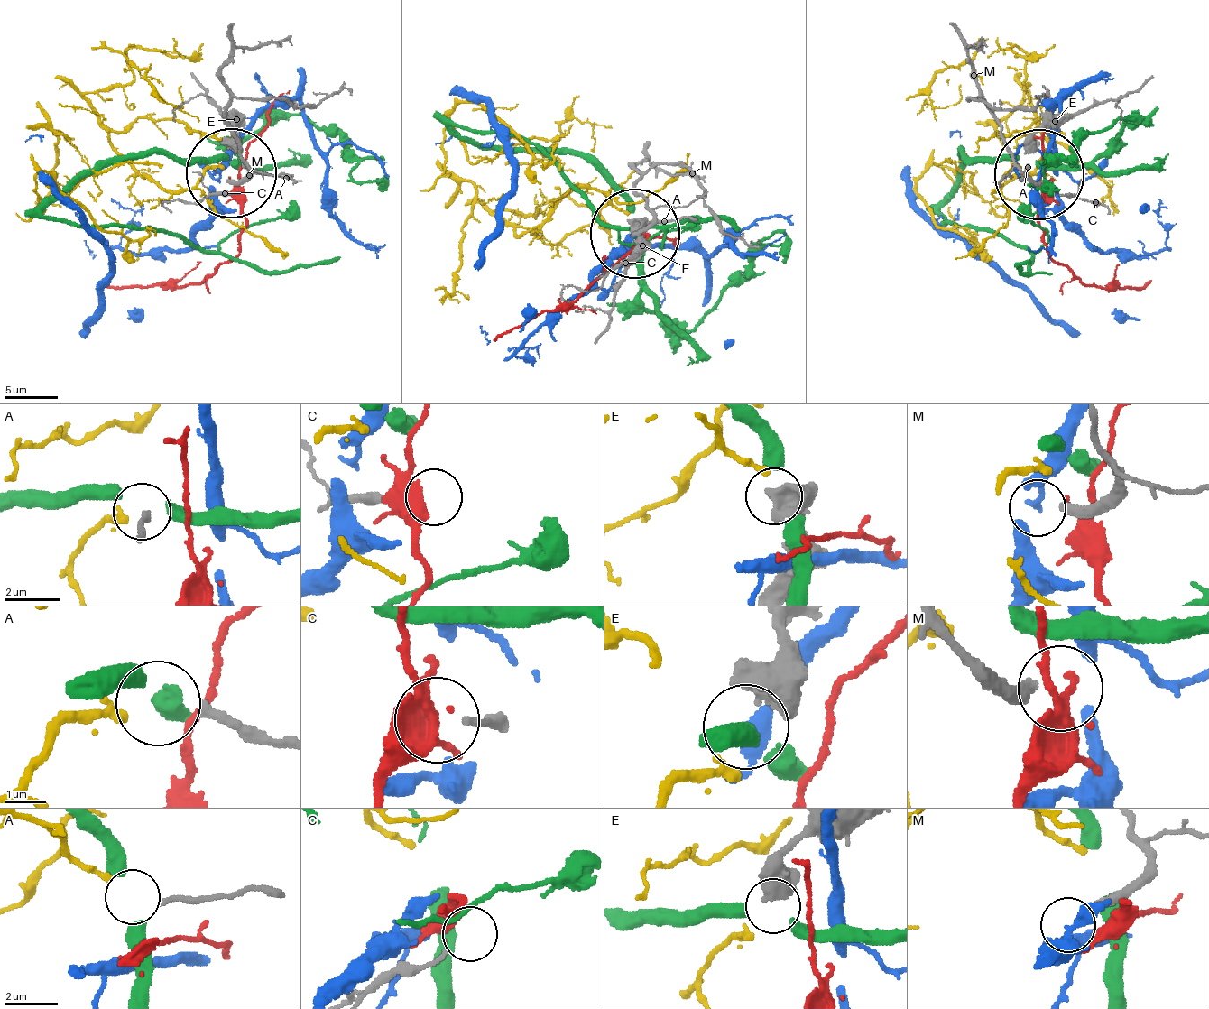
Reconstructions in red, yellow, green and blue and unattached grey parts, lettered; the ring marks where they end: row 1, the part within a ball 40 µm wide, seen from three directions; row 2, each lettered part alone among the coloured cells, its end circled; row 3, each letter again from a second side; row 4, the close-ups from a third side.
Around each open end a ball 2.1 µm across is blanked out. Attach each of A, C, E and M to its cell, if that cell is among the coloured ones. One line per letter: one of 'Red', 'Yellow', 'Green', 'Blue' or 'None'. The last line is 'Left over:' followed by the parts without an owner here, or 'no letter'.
A: Yellow
C: None
E: Green
M: None
Left over: C, M

